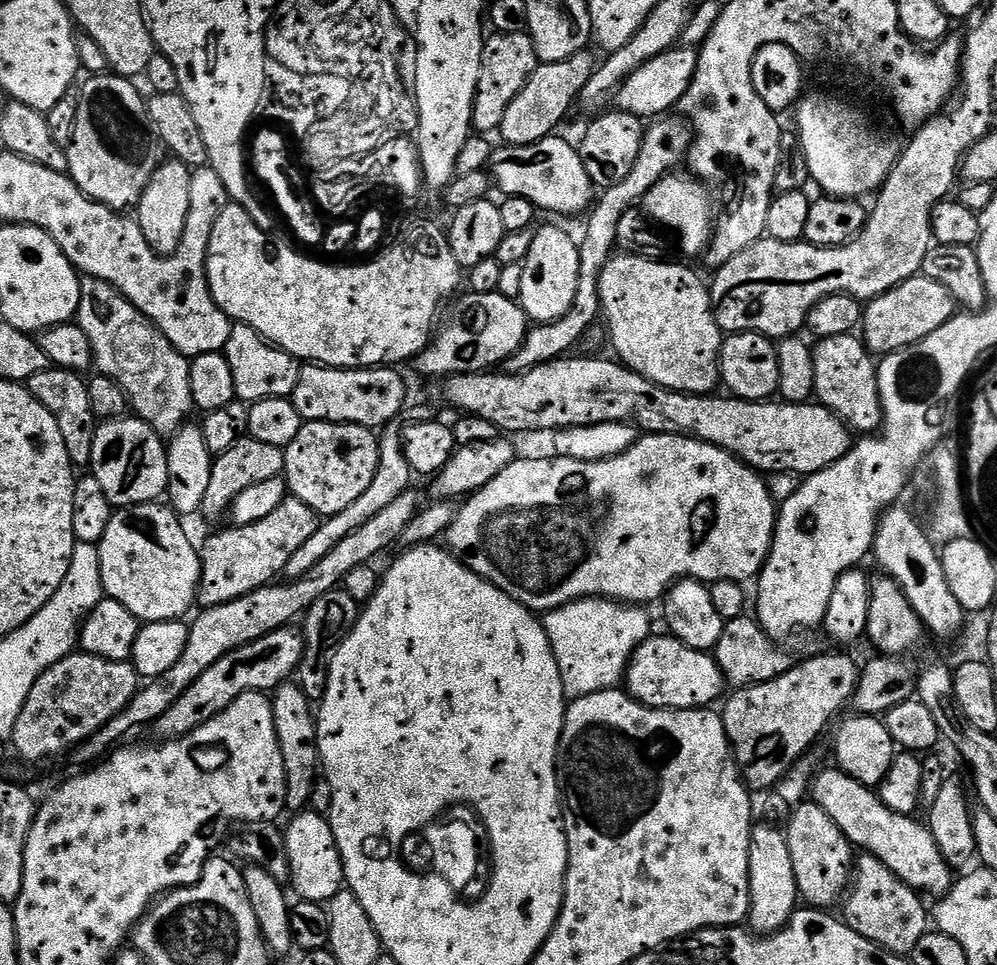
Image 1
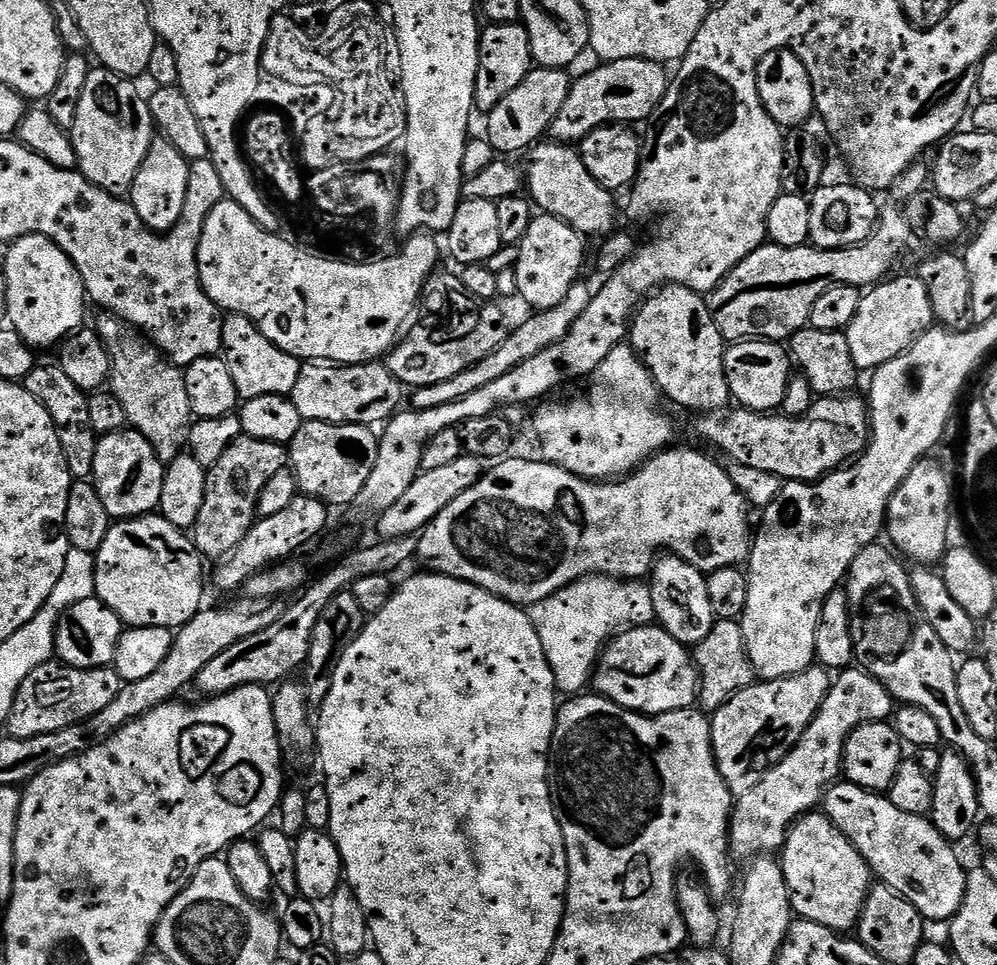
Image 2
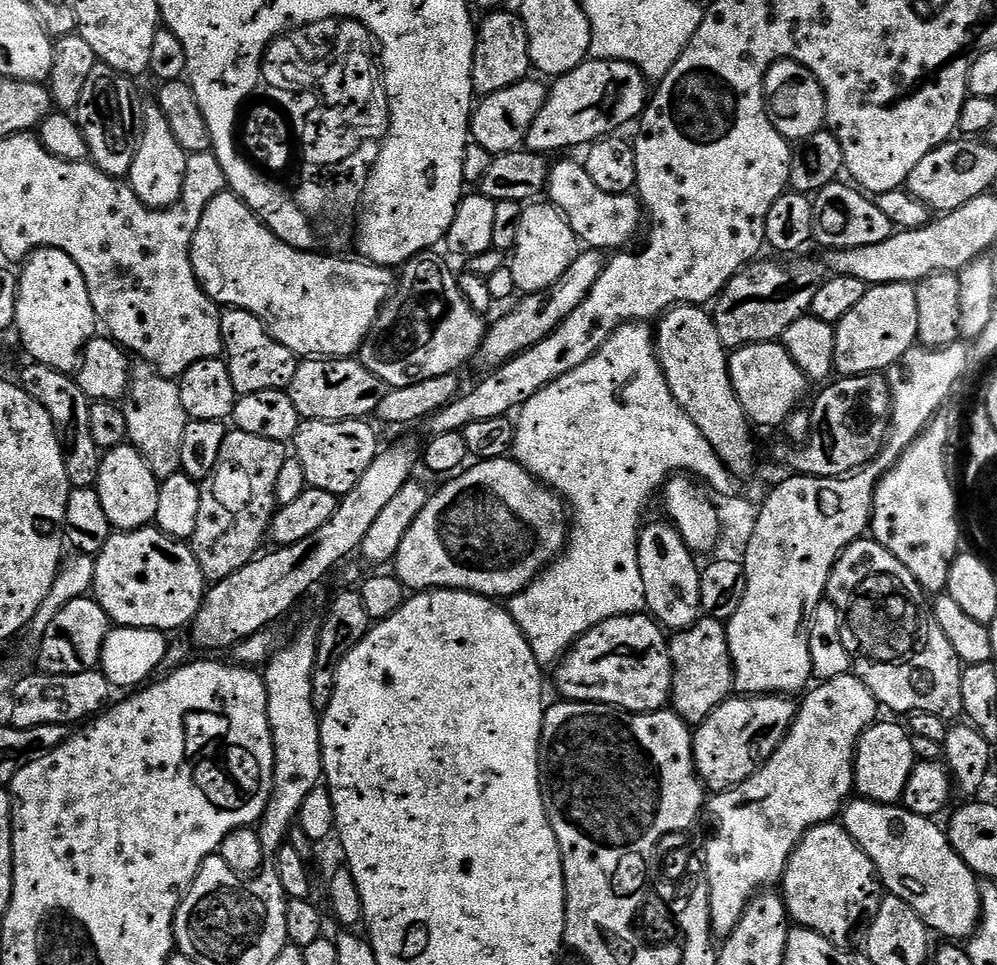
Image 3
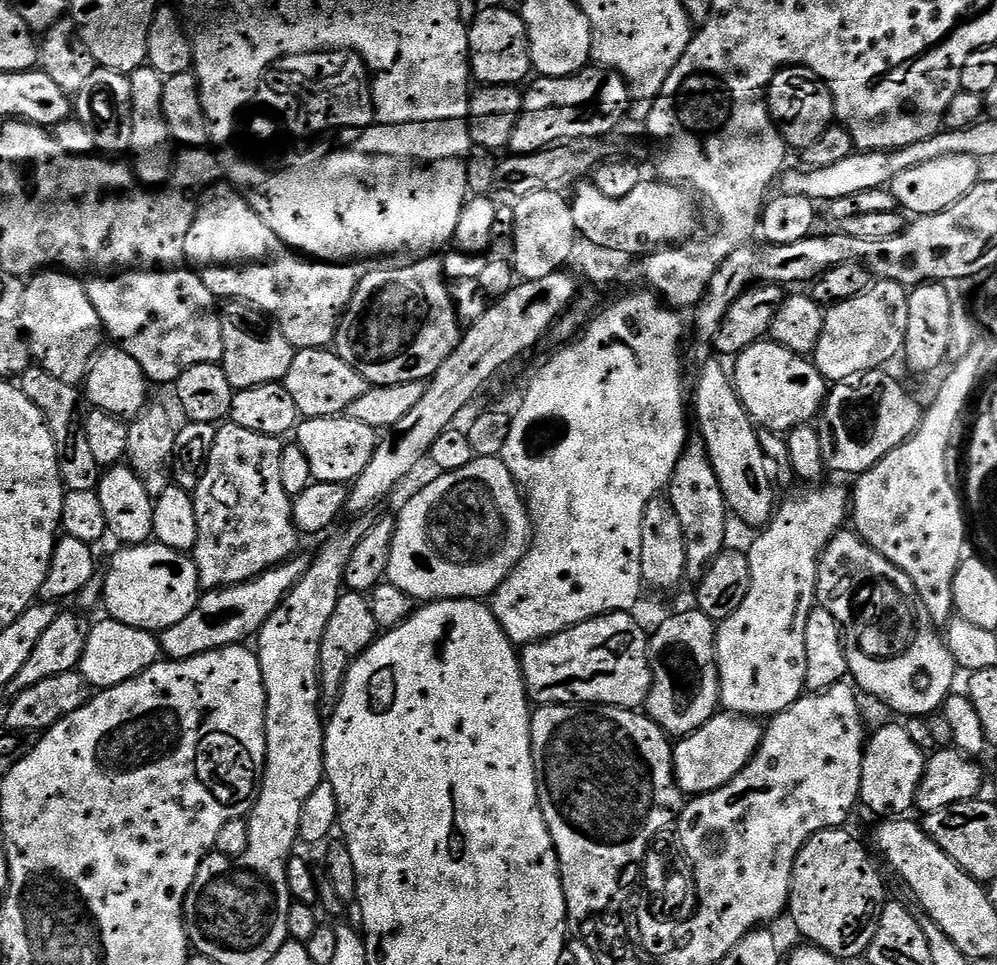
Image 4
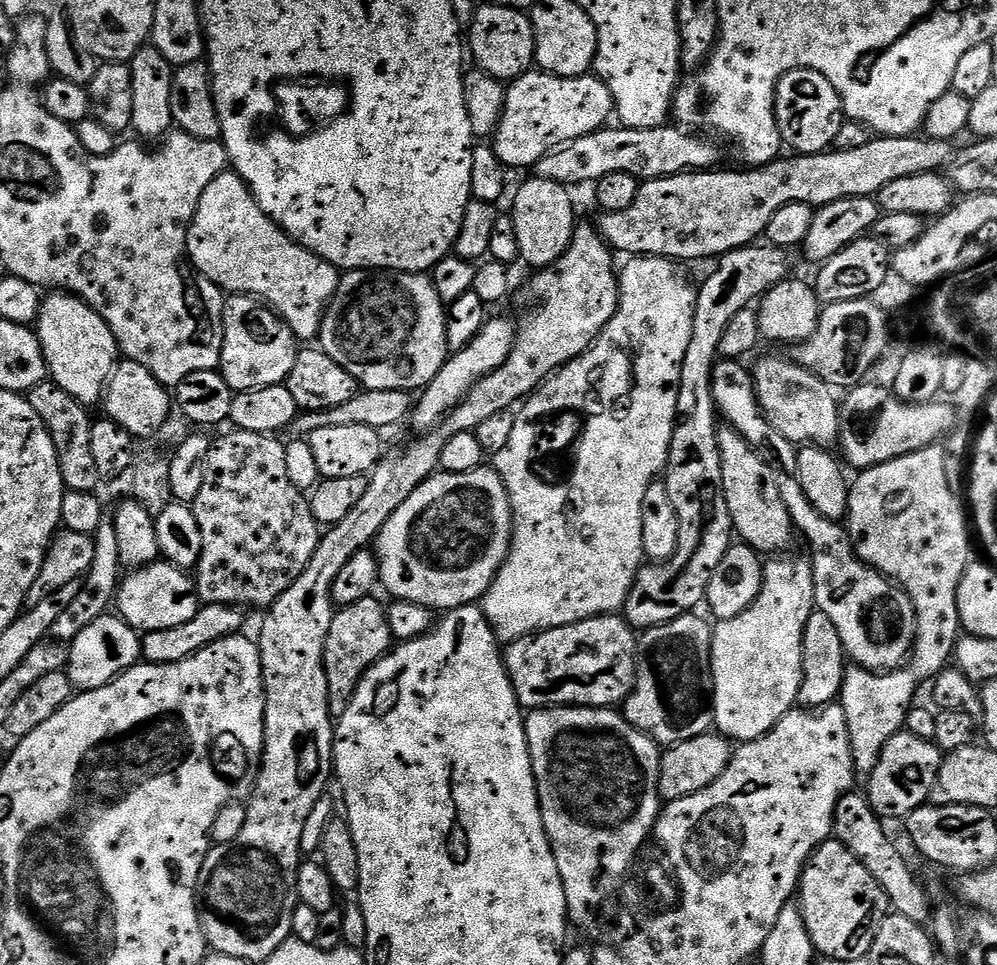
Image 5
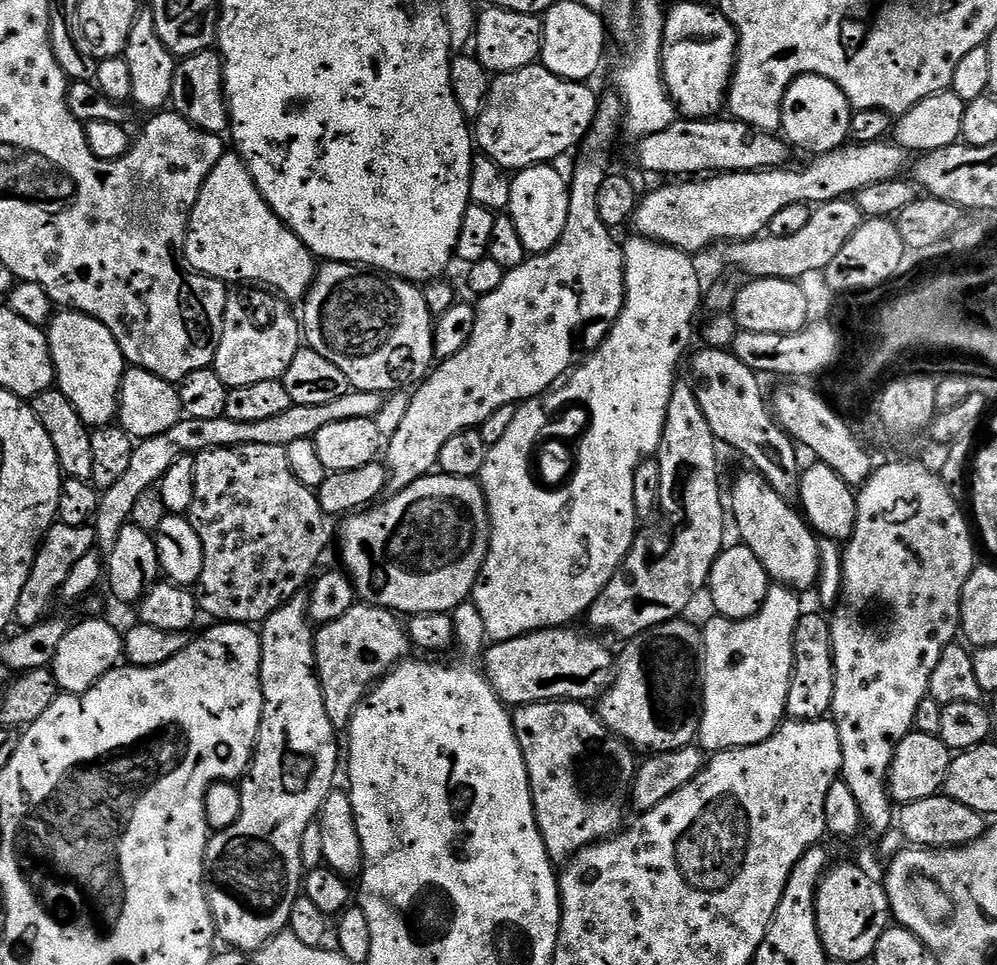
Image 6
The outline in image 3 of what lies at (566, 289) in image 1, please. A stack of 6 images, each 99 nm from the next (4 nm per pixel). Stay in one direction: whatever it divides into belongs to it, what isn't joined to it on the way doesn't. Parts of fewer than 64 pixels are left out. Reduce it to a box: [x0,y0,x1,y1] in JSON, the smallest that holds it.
[510,202,578,293]

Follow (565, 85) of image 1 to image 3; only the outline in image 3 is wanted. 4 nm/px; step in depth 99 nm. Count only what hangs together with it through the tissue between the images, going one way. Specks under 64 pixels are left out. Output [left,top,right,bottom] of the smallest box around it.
[470,79,549,157]

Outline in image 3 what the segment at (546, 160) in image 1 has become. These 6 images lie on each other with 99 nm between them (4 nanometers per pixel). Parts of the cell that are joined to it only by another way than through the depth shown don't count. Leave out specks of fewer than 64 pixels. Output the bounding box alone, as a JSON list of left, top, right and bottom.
[546,160,642,250]

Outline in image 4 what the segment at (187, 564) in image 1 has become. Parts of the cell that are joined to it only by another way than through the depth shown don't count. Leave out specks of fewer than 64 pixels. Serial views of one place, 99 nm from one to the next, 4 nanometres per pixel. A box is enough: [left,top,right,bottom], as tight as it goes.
[102,542,202,634]

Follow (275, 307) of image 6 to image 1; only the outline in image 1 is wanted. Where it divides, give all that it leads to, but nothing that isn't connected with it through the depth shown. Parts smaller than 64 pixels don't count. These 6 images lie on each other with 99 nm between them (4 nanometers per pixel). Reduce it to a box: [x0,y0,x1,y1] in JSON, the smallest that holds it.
[223,323,301,402]

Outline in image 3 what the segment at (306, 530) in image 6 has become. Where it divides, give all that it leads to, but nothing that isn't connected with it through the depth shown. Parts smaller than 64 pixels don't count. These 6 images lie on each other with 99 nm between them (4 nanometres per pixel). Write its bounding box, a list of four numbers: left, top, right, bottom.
[190,431,289,581]

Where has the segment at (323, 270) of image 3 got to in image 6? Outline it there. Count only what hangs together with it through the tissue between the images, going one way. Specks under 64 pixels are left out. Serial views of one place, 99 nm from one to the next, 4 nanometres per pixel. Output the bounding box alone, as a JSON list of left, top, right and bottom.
[184,150,318,302]

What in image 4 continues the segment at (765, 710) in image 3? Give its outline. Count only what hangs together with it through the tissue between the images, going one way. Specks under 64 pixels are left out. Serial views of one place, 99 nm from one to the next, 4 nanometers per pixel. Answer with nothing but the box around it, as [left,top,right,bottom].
[672,710,765,798]

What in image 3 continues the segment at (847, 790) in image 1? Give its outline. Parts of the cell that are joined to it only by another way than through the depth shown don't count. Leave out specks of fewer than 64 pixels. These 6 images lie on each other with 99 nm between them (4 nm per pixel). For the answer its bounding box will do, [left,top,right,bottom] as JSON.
[842,798,980,942]

